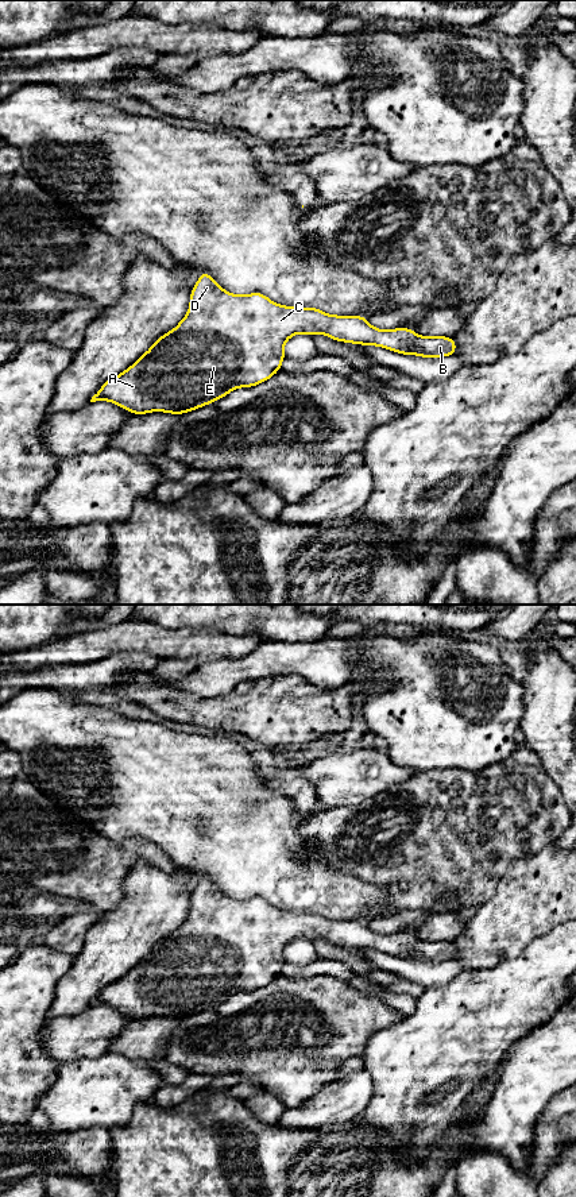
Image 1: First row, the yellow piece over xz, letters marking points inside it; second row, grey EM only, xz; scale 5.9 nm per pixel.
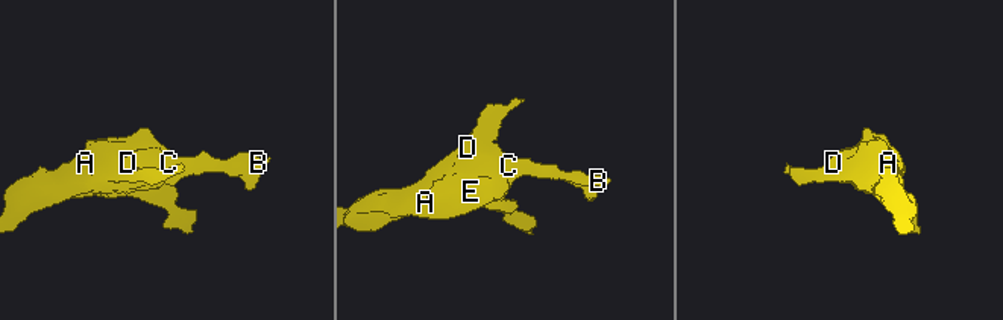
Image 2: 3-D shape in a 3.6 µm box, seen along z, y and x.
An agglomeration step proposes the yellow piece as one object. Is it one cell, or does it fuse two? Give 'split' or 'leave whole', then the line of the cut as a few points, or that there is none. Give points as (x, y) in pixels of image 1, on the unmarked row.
leave whole | no cut

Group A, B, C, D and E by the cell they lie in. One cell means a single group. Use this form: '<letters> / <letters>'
A B C D E

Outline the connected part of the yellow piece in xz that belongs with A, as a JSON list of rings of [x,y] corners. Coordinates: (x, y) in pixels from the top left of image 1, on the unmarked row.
[[[208,877],[190,897],[188,919],[170,937],[154,946],[129,973],[108,984],[90,1007],[109,1005],[131,1016],[182,1019],[209,1009],[237,992],[252,992],[270,984],[285,964],[283,949],[297,938],[322,938],[337,946],[378,950],[402,959],[445,962],[456,958],[456,947],[445,941],[420,941],[407,932],[383,935],[362,920],[326,919],[317,912],[283,911],[262,897],[227,897]]]

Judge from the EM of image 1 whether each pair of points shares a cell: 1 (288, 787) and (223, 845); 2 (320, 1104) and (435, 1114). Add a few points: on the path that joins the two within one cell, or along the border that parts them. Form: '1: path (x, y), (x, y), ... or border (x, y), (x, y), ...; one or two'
1: border (266, 779), (271, 788), (285, 794), (301, 811); two
2: border (371, 1077), (372, 1097), (356, 1118); two

